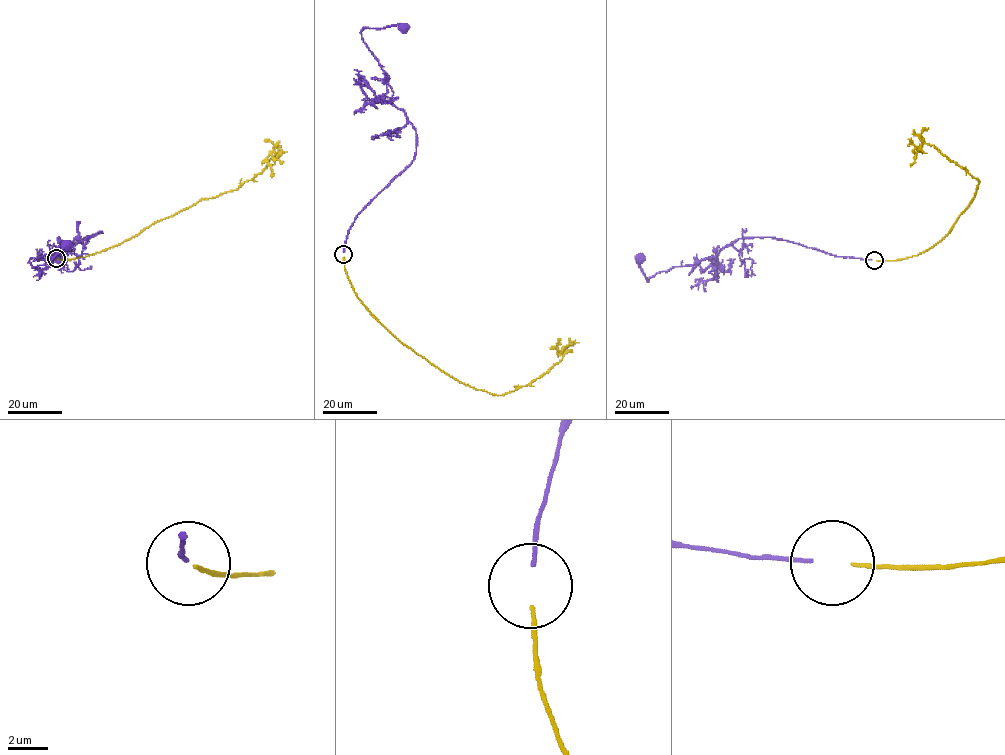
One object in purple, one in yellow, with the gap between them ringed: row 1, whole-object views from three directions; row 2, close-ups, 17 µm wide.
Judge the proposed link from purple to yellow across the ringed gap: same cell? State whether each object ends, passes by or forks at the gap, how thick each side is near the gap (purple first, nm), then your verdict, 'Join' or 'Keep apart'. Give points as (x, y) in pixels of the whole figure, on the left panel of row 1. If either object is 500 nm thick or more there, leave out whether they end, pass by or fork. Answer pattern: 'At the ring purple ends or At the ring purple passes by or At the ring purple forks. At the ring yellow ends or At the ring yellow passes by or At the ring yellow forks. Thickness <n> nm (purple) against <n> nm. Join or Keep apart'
At the ring purple ends. At the ring yellow ends. Thickness 200 nm (purple) against 180 nm. Join

